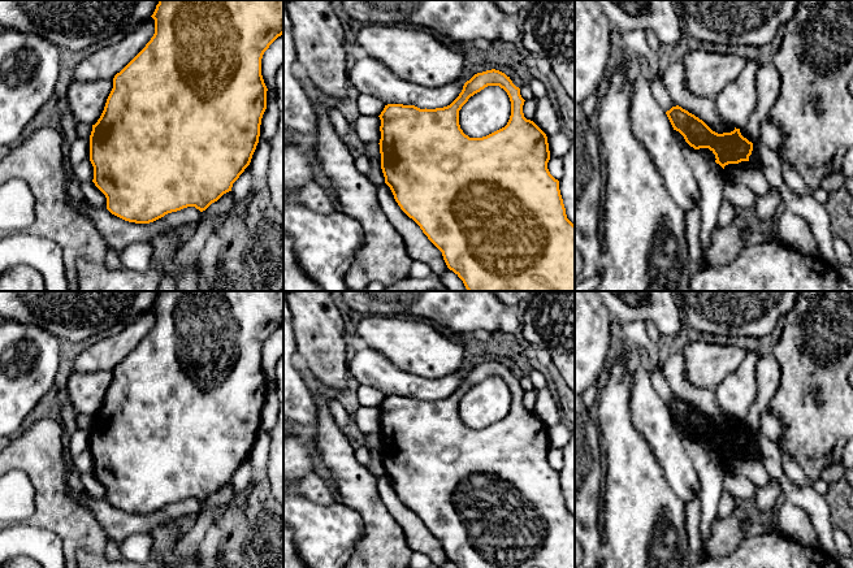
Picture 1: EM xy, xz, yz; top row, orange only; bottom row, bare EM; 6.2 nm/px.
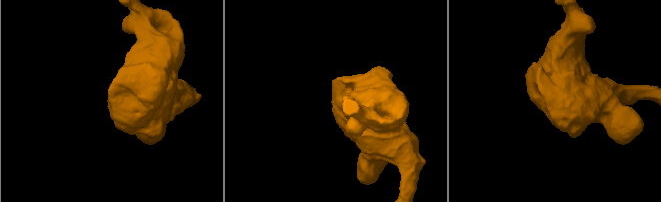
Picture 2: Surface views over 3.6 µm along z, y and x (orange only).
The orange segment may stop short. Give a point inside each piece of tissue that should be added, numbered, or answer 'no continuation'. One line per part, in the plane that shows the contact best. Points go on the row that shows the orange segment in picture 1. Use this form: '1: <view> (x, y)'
no continuation

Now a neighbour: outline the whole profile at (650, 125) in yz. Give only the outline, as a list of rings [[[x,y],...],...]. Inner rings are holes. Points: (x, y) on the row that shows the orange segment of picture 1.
[[[636,70],[633,73],[629,112],[633,134],[648,149],[675,204],[688,212],[701,199],[696,178],[666,112],[653,96],[649,81]]]

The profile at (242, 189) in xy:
[[[250,166],[239,175],[239,178],[233,183],[231,192],[235,204],[241,204],[248,200],[255,190],[252,174]]]

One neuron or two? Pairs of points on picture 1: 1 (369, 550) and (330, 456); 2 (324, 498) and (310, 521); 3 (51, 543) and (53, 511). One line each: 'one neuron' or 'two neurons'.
1: one neuron
2: two neurons
3: two neurons

